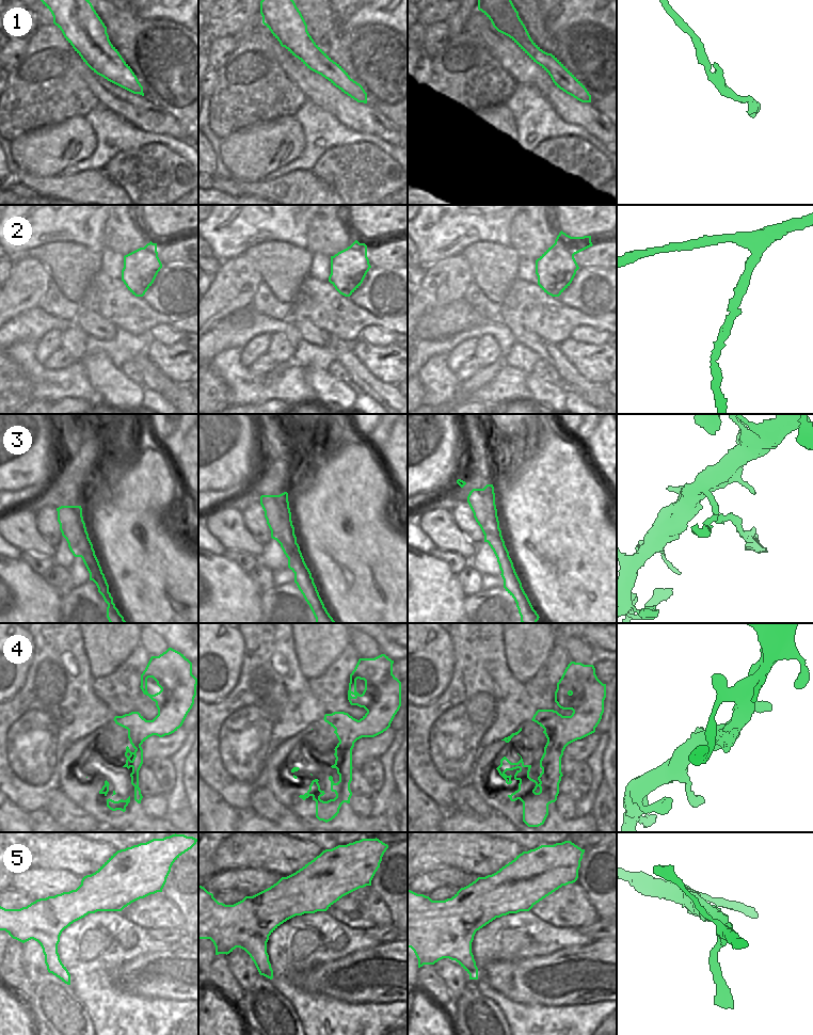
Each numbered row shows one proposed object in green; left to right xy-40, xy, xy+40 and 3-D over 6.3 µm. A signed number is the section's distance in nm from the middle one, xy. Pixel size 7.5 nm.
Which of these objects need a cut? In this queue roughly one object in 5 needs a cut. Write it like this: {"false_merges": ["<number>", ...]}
{"false_merges": ["3"]}

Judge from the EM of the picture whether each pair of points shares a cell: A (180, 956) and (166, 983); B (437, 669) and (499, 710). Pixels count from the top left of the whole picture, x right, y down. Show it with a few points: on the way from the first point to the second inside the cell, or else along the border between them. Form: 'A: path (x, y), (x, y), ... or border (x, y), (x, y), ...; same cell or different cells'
A: path (180, 962), (180, 969), (173, 976); same cell
B: border (455, 653), (455, 665), (450, 682), (436, 699); different cells

